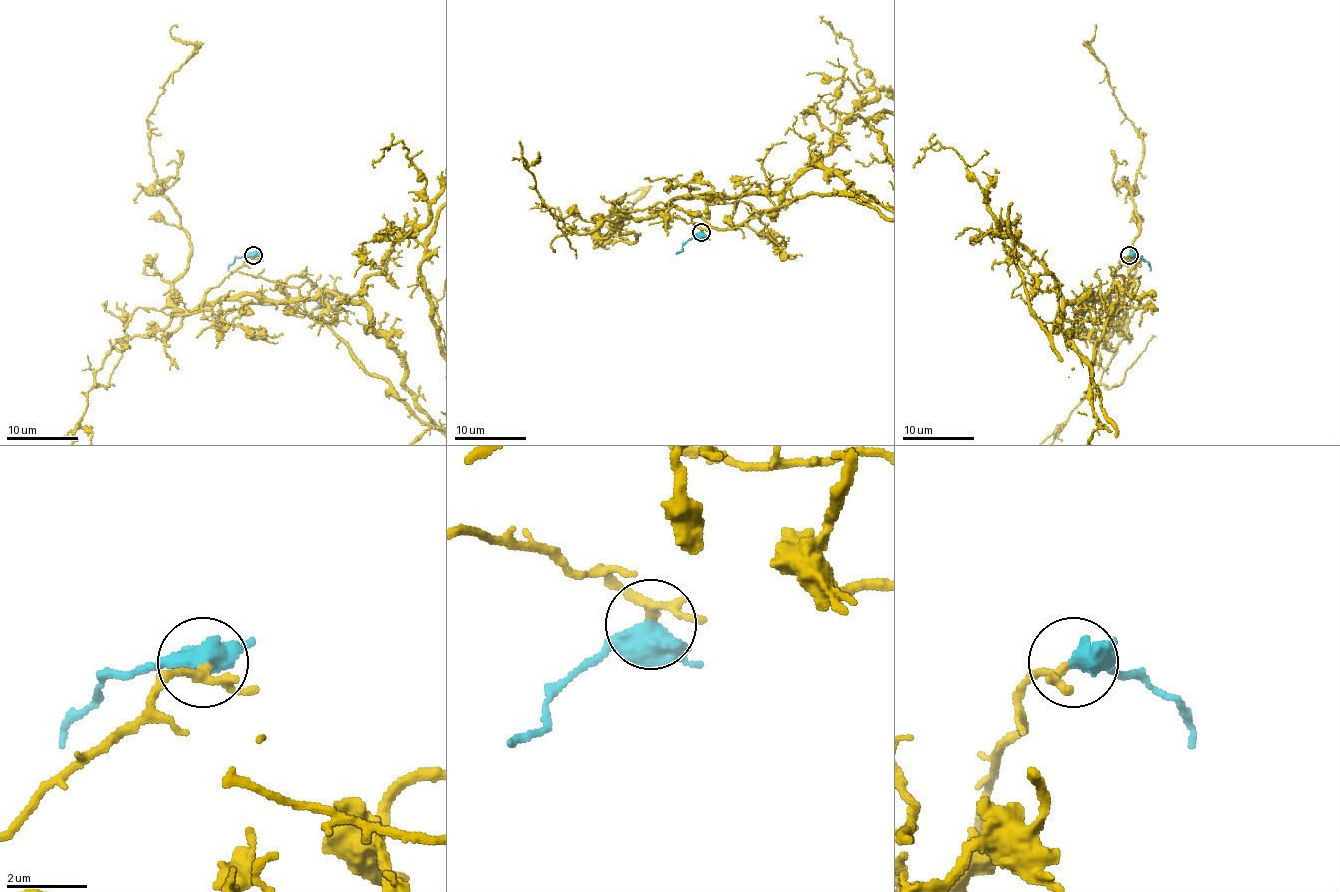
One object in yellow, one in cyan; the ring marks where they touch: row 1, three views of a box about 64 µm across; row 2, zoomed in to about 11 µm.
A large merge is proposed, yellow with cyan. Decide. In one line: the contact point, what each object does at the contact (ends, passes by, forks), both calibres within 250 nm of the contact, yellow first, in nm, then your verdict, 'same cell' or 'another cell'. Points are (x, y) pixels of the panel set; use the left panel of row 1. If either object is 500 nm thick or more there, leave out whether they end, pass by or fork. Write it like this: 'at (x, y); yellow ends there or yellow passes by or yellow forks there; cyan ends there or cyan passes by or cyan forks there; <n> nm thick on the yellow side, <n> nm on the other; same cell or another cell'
at (253, 255); 200 nm thick on the yellow side, 500 nm on the other; same cell

